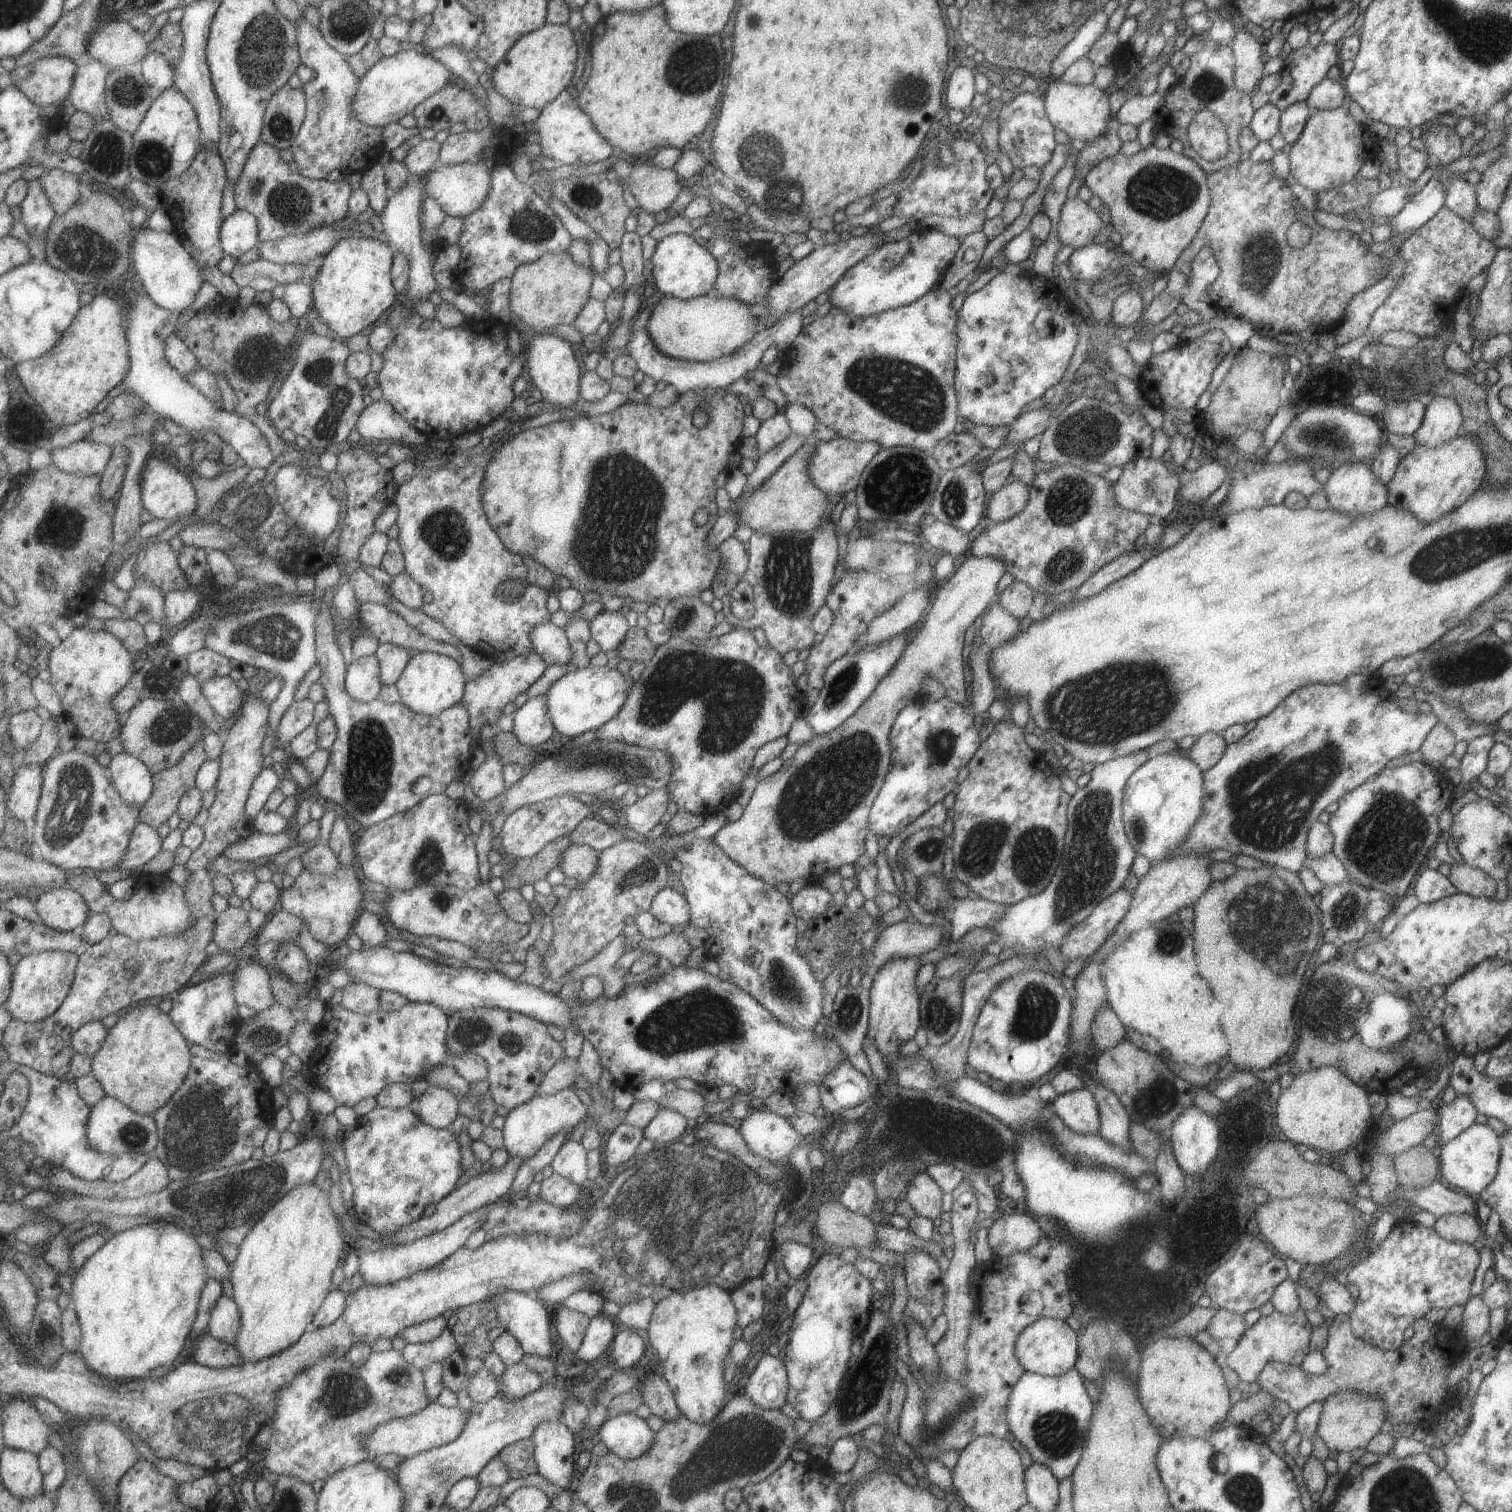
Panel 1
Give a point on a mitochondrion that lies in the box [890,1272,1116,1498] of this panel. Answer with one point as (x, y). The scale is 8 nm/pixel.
(1056, 1434)

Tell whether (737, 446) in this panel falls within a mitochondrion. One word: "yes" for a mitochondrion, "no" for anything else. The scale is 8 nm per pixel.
no

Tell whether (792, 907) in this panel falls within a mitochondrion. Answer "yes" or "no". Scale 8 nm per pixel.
no

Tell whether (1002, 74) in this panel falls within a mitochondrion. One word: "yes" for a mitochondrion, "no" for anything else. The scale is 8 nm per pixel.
no

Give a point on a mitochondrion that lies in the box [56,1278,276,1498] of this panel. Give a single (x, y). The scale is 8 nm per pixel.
(216, 1436)

